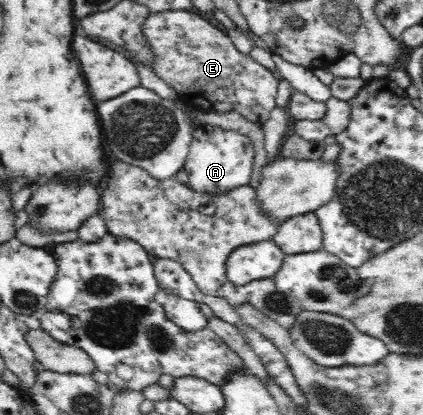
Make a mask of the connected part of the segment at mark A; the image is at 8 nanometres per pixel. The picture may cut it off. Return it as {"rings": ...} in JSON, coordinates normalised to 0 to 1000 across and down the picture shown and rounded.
{"rings":[[[482,299],[454,313],[454,340],[435,395],[449,453],[480,467],[527,472],[565,448],[589,448],[603,361],[598,342],[579,325],[532,313],[518,304]]]}

